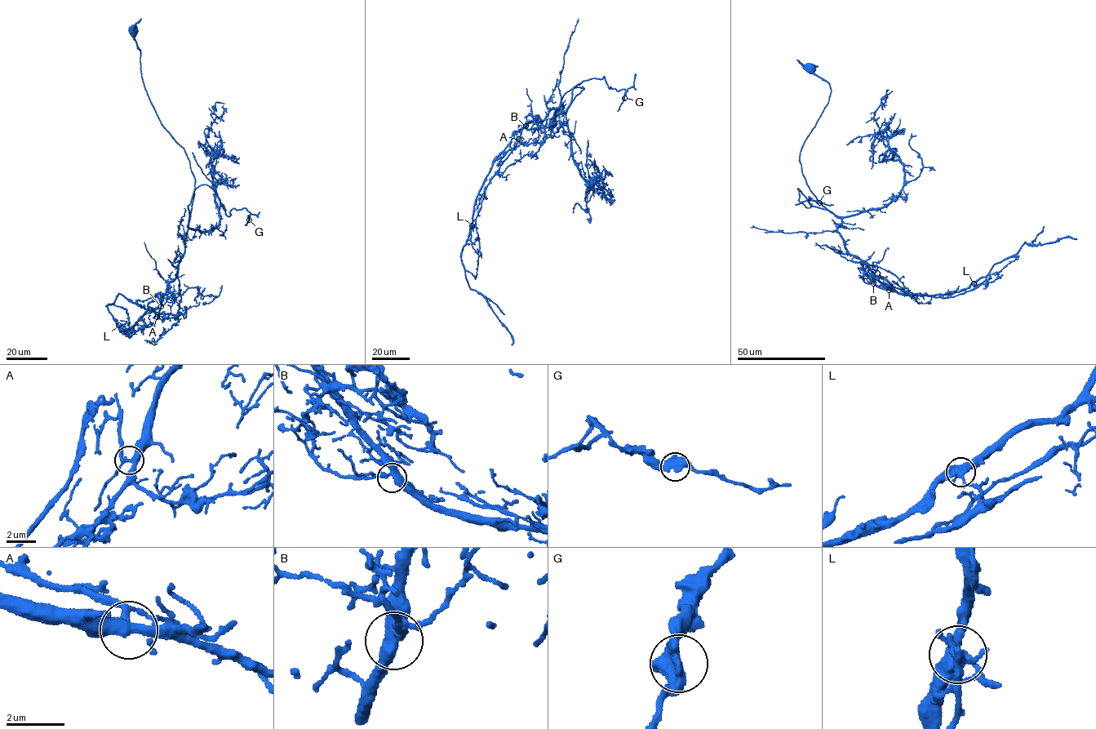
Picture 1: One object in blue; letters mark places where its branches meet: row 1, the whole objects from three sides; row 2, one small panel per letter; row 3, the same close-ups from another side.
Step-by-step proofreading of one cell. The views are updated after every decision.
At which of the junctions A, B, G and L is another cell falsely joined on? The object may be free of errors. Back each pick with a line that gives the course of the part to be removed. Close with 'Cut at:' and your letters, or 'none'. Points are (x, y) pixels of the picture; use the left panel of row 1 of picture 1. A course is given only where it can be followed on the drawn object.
L: Course of the part to remove: (118, 325), (106, 307), (113, 304), (119, 294), (144, 308), (175, 316), (177, 322)
Cut at: L

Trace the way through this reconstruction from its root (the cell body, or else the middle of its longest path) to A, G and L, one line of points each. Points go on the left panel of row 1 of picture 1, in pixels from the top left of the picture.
A: (134, 31), (147, 95), (161, 123), (184, 149), (195, 179), (185, 250), (157, 317)
G: (134, 31), (147, 95), (194, 177), (188, 211), (196, 188), (206, 184), (228, 216), (246, 208), (249, 220)
L: (134, 31), (147, 95), (161, 123), (184, 149), (195, 188), (185, 250), (158, 317), (130, 337), (118, 325)

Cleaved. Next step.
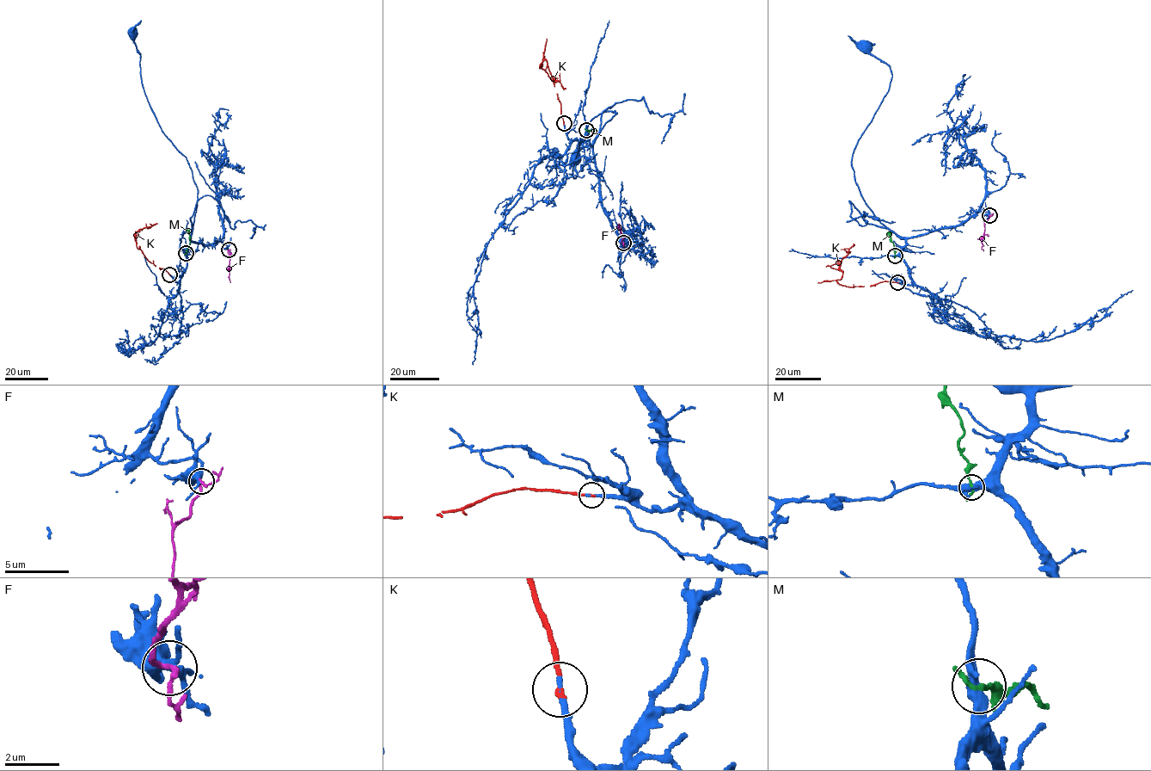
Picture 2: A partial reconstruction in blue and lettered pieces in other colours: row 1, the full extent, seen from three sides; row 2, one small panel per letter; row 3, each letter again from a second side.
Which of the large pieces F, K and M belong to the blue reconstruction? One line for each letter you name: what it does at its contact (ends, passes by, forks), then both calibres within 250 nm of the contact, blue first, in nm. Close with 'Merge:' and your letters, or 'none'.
K: it ends | 220/150 nm
Merge: K

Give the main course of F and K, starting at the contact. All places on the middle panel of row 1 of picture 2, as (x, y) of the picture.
F: (622, 243), (623, 237), (618, 226)
K: (564, 123), (550, 72), (543, 59), (540, 68), (566, 89)

